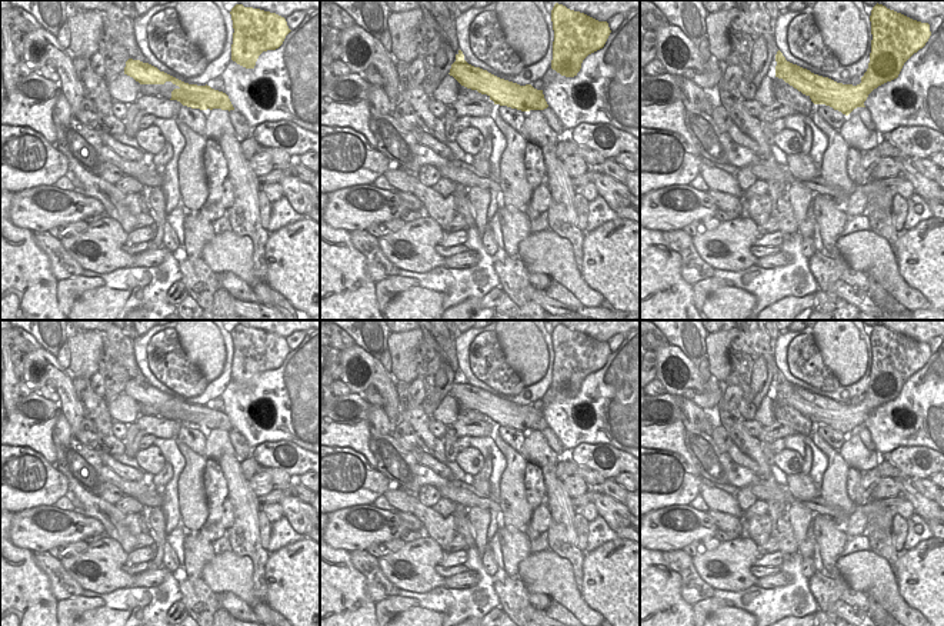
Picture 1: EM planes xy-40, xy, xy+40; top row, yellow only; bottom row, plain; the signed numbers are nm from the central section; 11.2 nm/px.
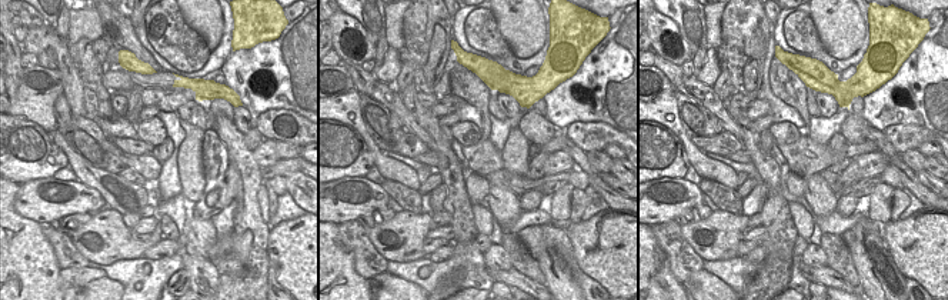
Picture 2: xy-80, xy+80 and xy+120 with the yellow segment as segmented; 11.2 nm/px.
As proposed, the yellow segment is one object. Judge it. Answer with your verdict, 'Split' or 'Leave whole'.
Split

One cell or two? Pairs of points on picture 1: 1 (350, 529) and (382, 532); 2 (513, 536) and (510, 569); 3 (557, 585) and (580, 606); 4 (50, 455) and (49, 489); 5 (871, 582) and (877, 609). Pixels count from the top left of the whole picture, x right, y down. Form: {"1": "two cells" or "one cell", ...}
{"1": "one cell", "2": "one cell", "3": "one cell", "4": "two cells", "5": "two cells"}

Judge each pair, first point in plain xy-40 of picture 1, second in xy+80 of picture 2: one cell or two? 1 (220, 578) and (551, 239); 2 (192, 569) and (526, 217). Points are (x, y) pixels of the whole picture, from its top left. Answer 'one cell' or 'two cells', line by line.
1: one cell
2: two cells

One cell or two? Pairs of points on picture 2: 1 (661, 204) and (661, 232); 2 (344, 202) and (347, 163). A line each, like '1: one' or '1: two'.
1: two
2: two

